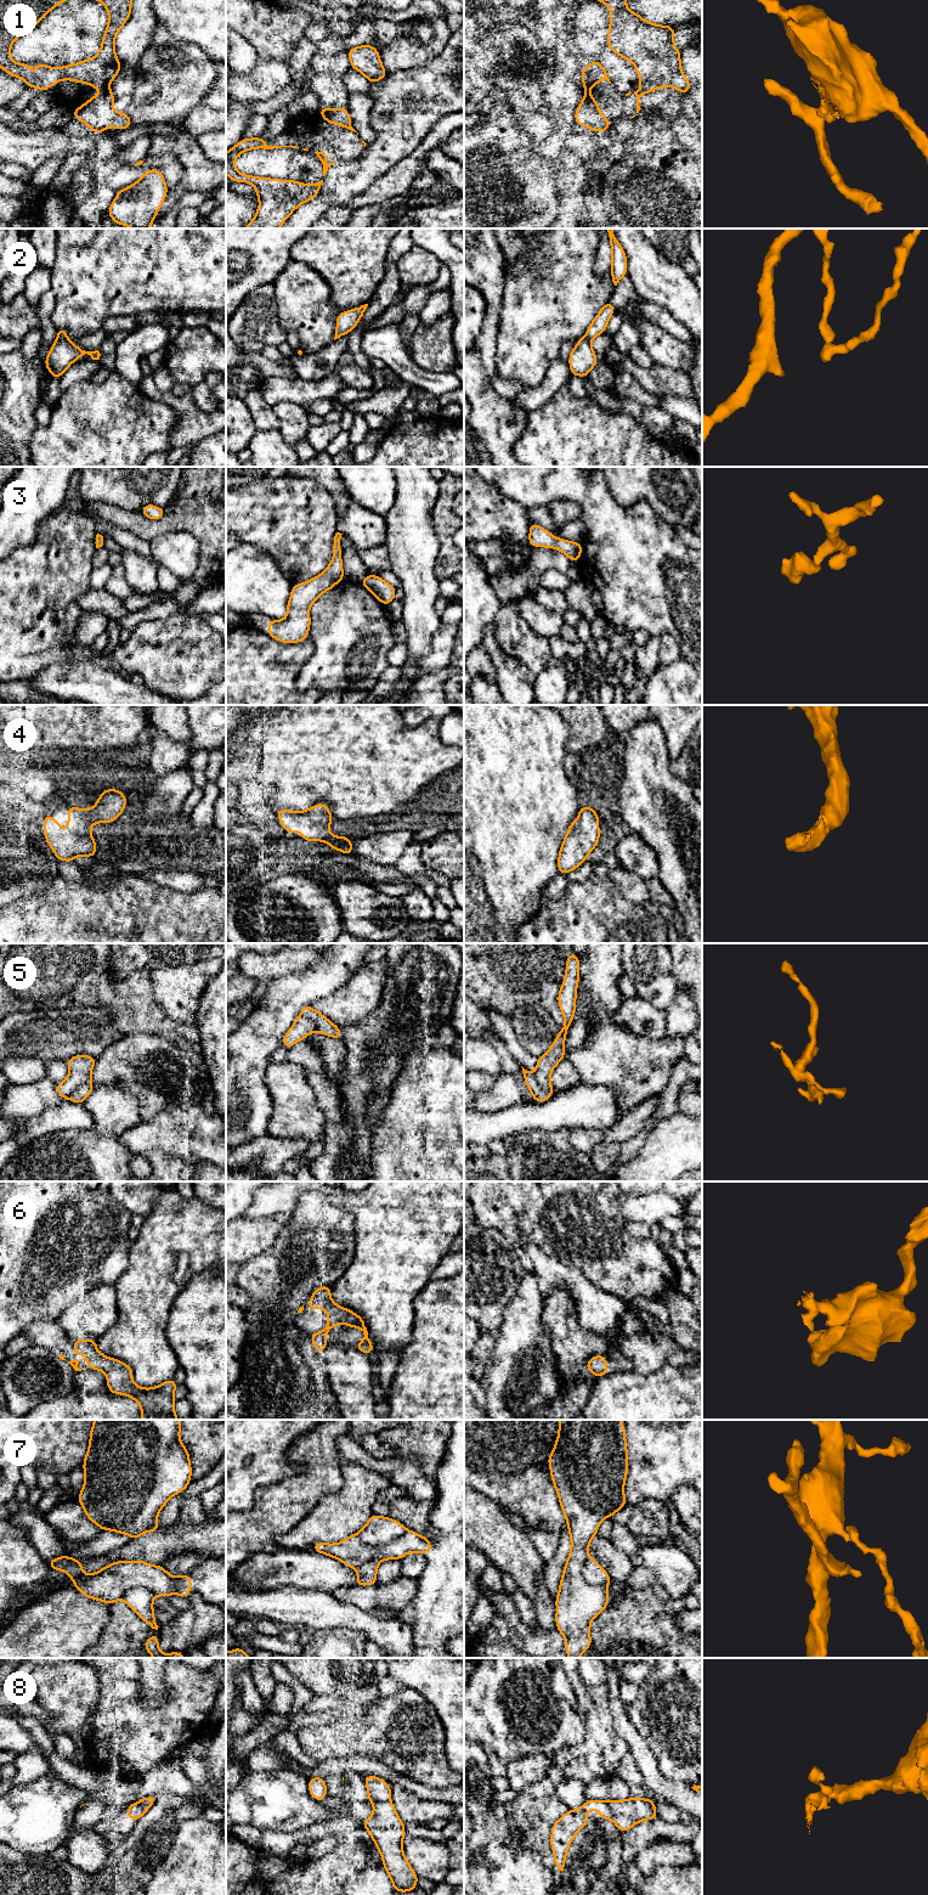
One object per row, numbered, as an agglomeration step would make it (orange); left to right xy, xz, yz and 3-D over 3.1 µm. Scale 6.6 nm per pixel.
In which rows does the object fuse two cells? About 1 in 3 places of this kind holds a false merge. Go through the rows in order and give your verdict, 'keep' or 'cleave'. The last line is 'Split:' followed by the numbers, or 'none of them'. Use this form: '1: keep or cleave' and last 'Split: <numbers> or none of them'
1: cleave
2: cleave
3: keep
4: keep
5: keep
6: keep
7: cleave
8: keep
Split: 1, 2, 7

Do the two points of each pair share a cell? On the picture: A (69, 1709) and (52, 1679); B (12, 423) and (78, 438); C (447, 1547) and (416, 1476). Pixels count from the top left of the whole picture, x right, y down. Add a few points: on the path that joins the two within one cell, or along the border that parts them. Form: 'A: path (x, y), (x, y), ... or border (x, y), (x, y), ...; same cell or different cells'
A: path (69, 1702), (69, 1696), (60, 1686); same cell
B: border (39, 426), (29, 441), (29, 453); different cells
C: border (436, 1483), (436, 1498), (433, 1501); different cells

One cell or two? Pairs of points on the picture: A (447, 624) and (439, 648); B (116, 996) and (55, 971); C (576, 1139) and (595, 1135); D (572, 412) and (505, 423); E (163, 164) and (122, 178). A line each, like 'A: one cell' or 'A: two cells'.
A: one cell
B: one cell
C: one cell
D: two cells
E: one cell

